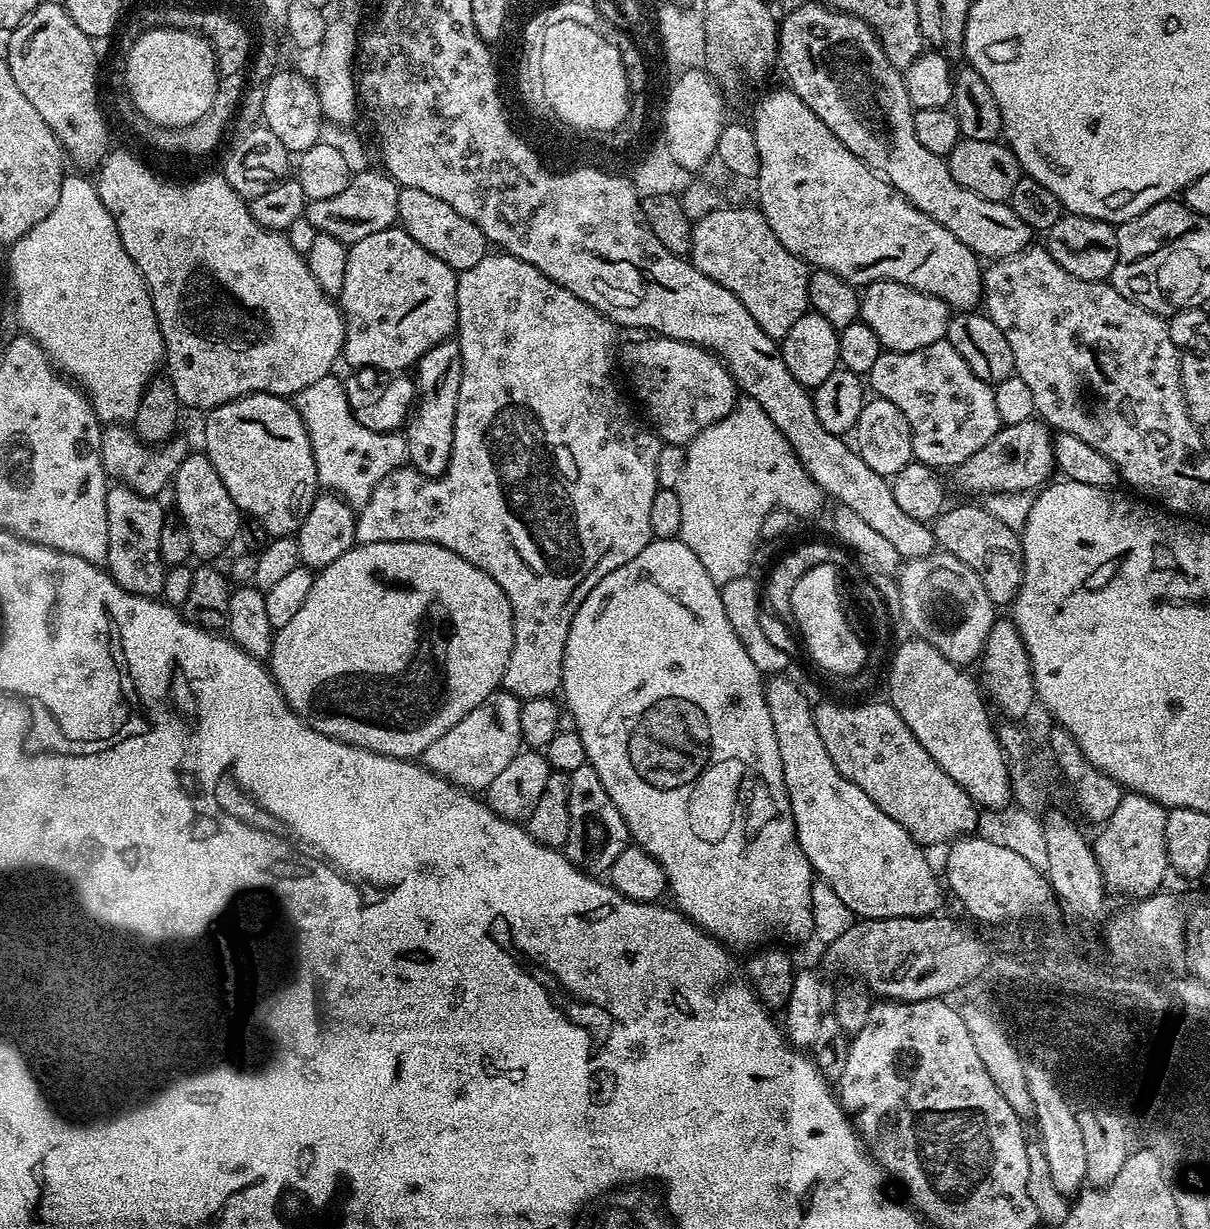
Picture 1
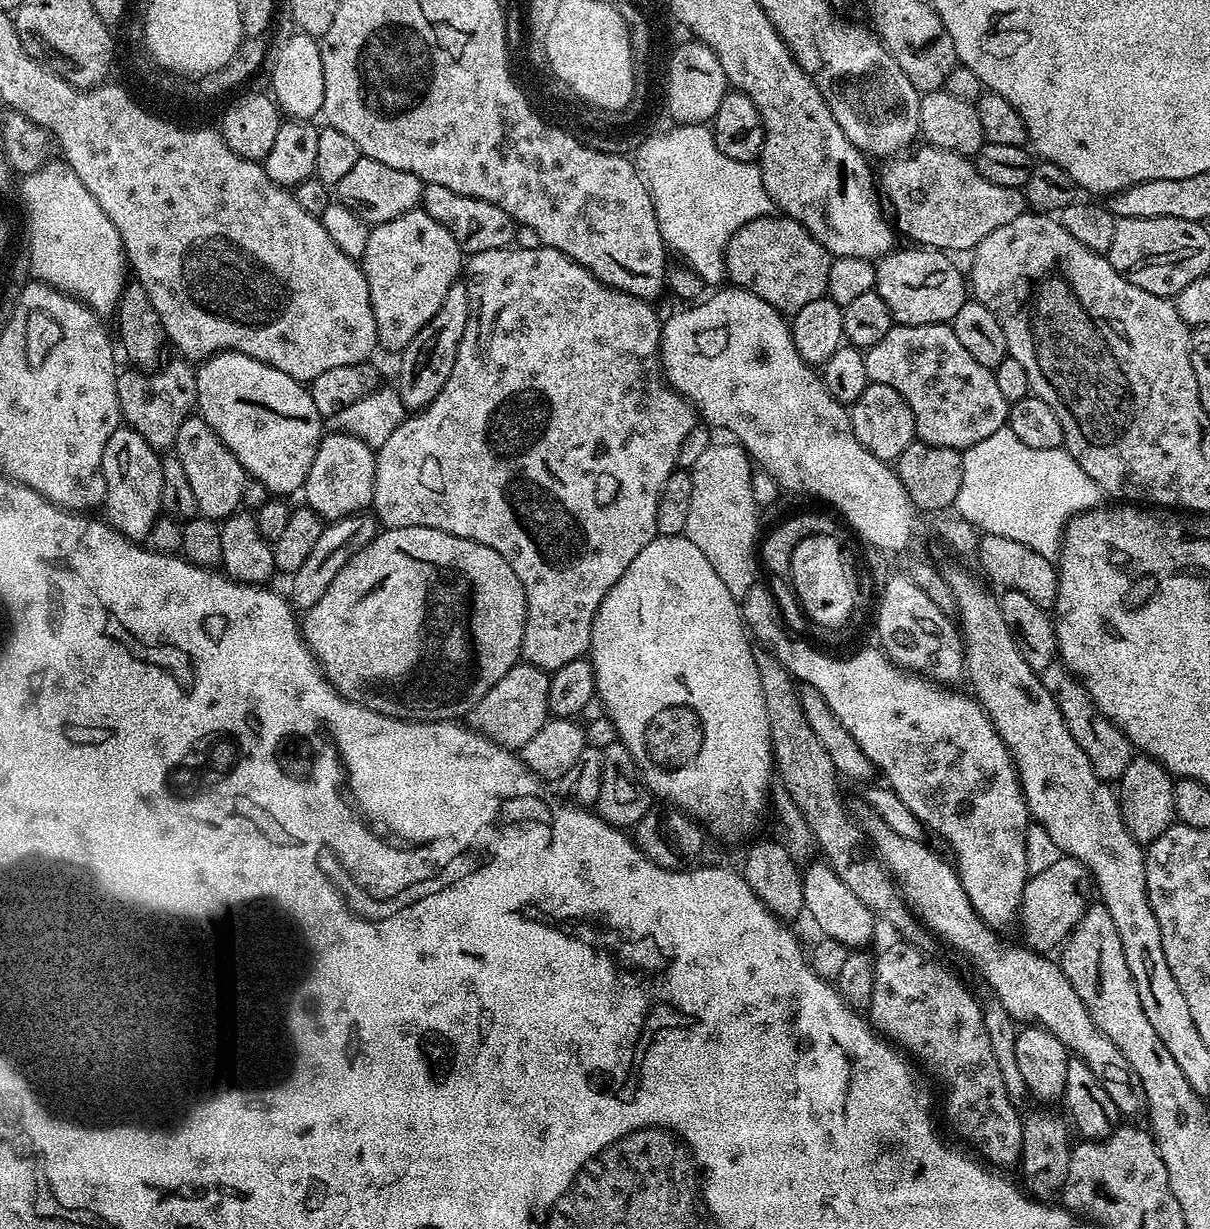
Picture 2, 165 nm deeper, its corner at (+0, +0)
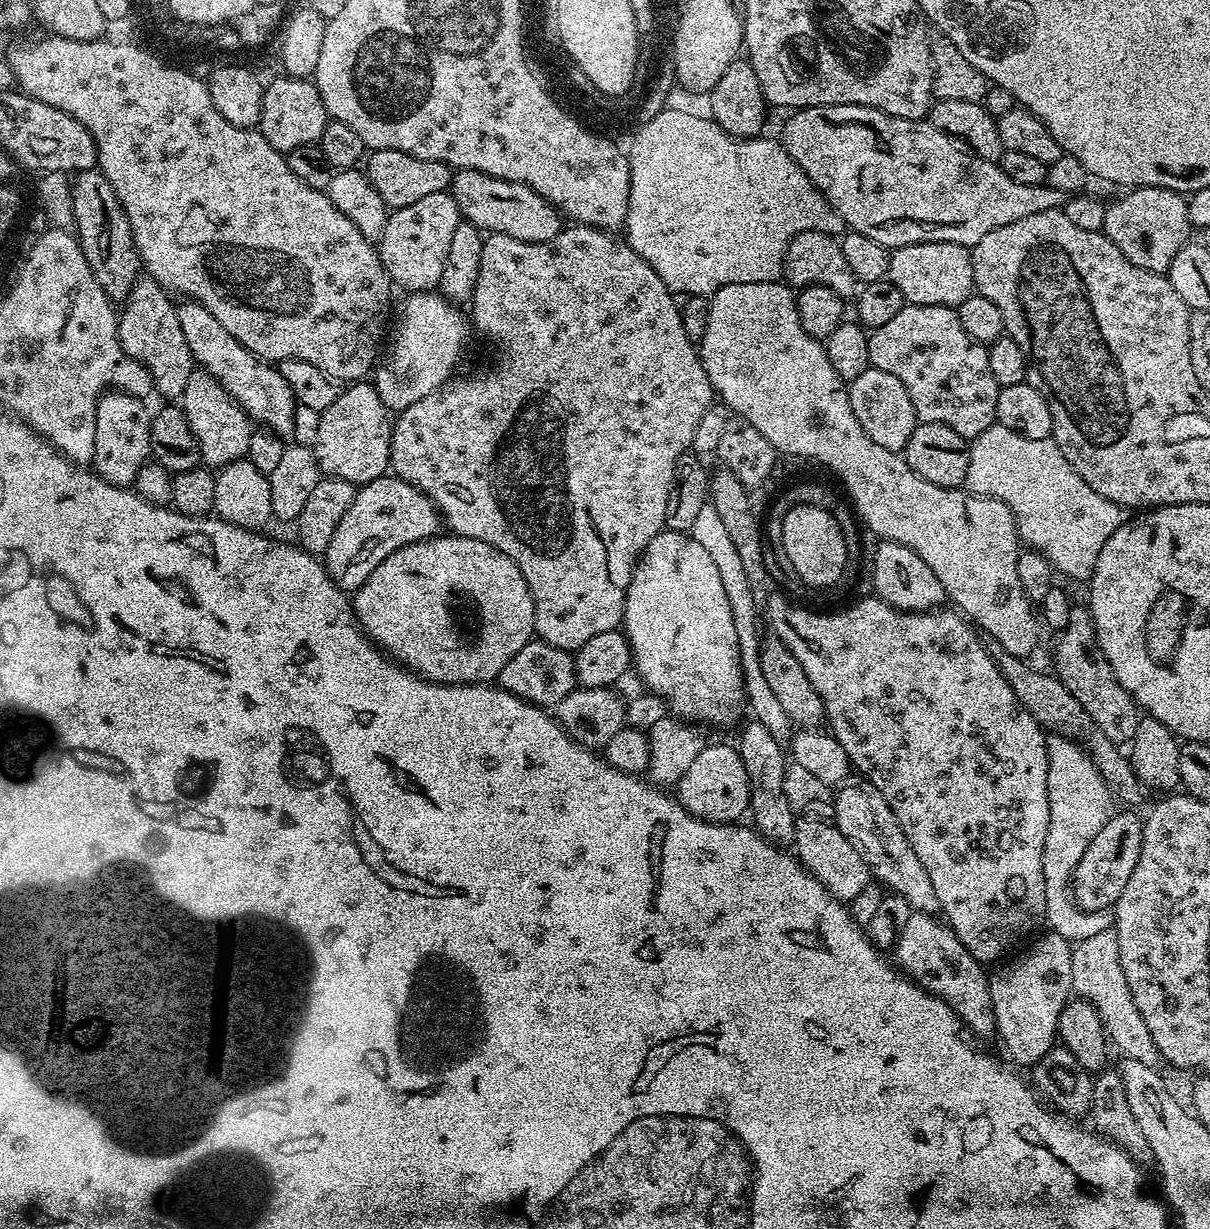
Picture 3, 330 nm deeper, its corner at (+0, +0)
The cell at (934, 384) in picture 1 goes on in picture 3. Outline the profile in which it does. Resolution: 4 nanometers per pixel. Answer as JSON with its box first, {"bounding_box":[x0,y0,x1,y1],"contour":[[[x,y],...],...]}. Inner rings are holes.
{"bounding_box":[868,303,1000,442],"contour":[[[905,303],[904,309],[894,314],[894,318],[886,322],[886,326],[871,329],[868,345],[871,367],[886,370],[886,374],[894,374],[894,378],[898,378],[898,382],[906,386],[906,394],[910,394],[910,402],[919,423],[942,422],[942,426],[950,426],[950,430],[962,434],[962,438],[969,442],[996,423],[1000,384],[994,382],[994,374],[990,371],[987,347],[970,338],[966,330],[962,330],[957,309]]]}

